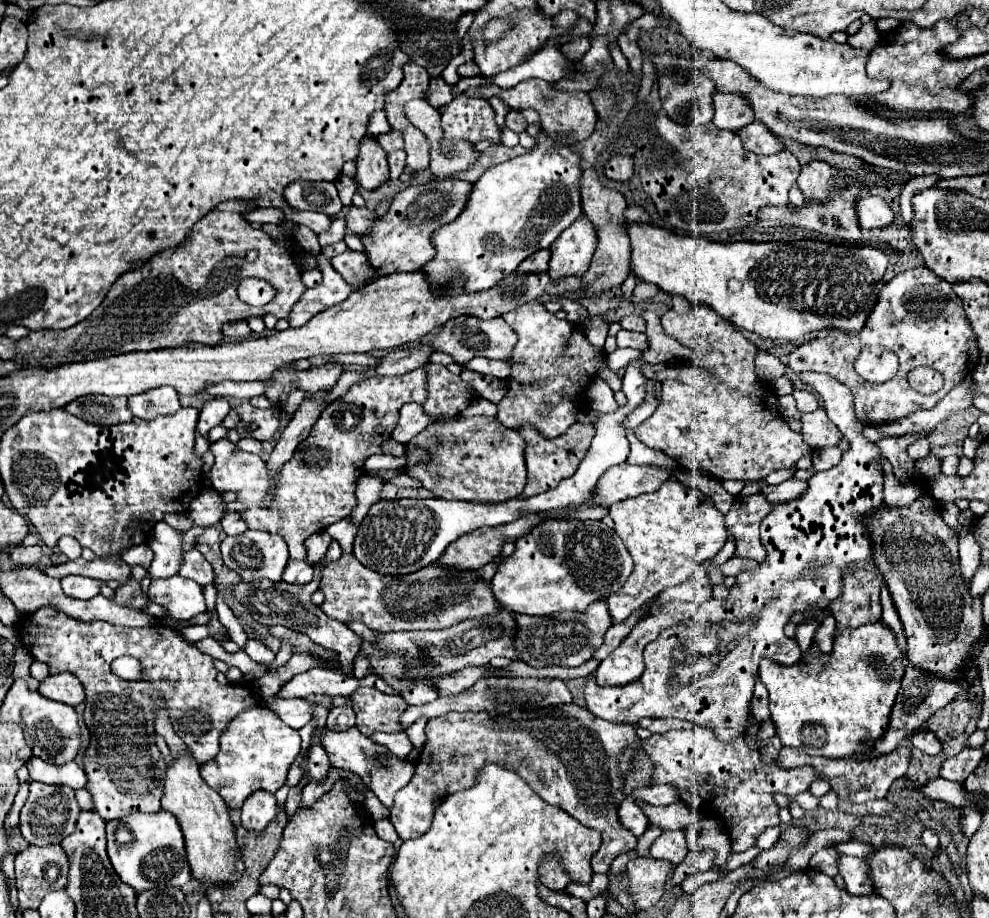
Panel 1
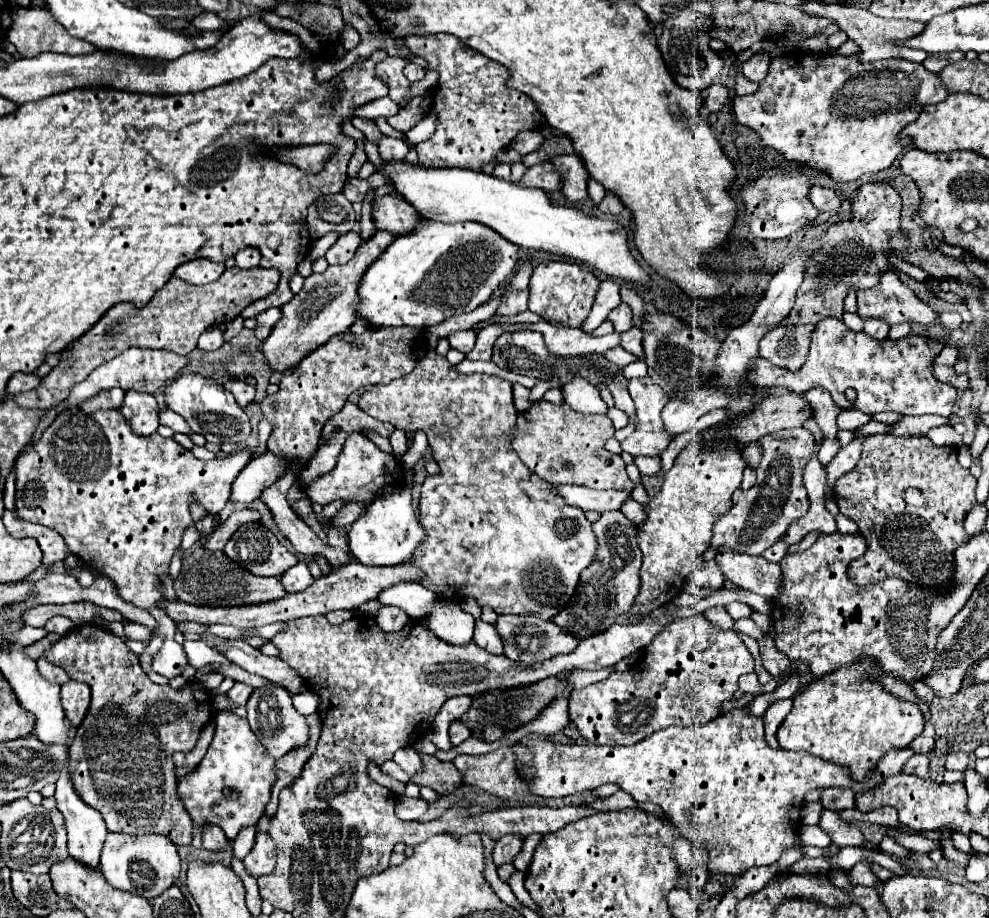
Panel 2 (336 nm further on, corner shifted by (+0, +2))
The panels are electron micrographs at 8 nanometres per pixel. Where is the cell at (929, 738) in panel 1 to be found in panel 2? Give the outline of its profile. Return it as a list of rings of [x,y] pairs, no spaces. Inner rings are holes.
[[[952,752],[946,756],[946,770],[966,770],[966,768],[968,768],[966,752]]]

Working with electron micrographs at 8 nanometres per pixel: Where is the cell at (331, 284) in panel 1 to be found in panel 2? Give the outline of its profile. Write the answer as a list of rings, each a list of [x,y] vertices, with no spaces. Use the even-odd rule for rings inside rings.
[[[268,308],[266,312],[258,314],[258,316],[256,316],[256,320],[258,320],[258,326],[256,326],[256,336],[258,336],[260,340],[266,340],[266,338],[270,336],[272,328],[278,324],[280,316],[282,316],[282,310],[280,310],[280,308]]]

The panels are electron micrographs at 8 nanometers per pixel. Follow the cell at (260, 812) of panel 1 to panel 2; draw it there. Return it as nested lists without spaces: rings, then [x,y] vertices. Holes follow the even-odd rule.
[[[258,832],[254,848],[244,858],[244,866],[254,878],[258,878],[262,874],[270,874],[274,870],[274,864],[276,864],[274,840],[270,838],[268,832]]]

